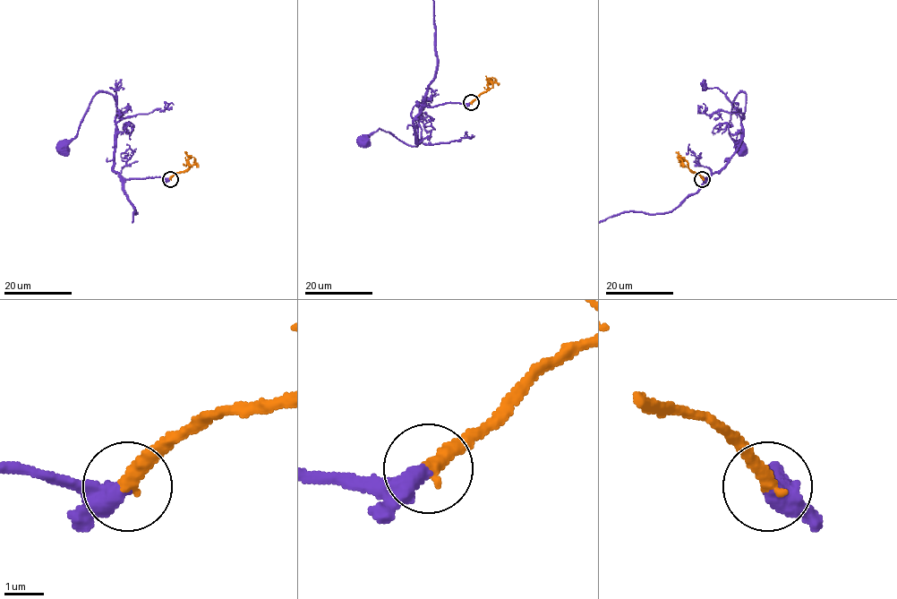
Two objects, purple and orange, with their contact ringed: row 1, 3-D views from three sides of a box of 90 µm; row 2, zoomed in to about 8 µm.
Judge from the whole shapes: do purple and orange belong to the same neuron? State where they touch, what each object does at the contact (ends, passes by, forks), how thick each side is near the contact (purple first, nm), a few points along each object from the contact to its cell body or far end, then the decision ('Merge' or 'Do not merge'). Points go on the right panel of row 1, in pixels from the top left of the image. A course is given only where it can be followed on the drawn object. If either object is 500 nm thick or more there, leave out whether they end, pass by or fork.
Place: (702, 179). Thickness 550 nm (purple) against 400 nm. Course of purple: (702, 179), (721, 169), (738, 149), (746, 101), (745, 93), (739, 92), (729, 126), (740, 149). Course of orange: (702, 179), (676, 151). Merge

